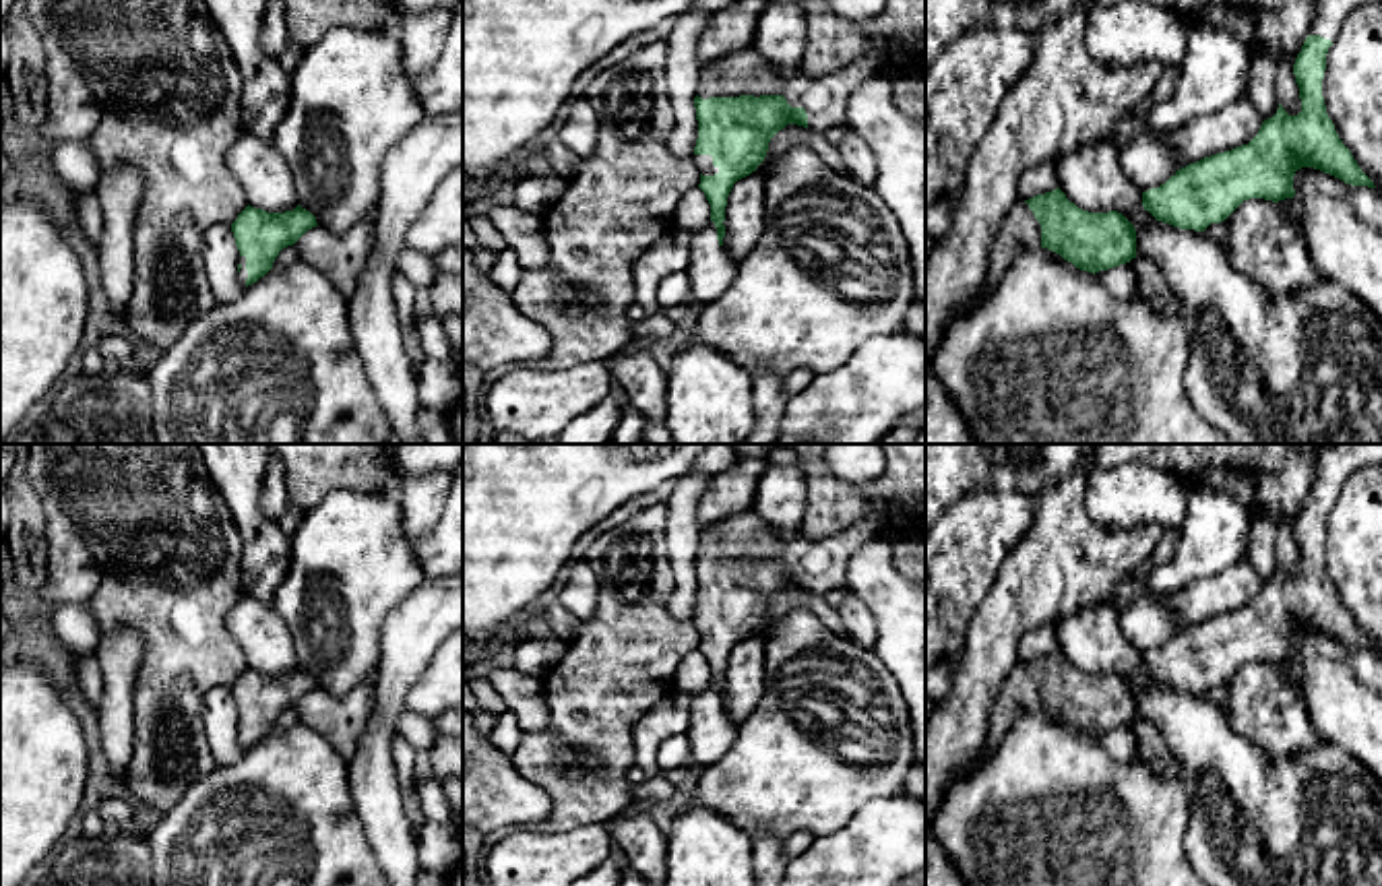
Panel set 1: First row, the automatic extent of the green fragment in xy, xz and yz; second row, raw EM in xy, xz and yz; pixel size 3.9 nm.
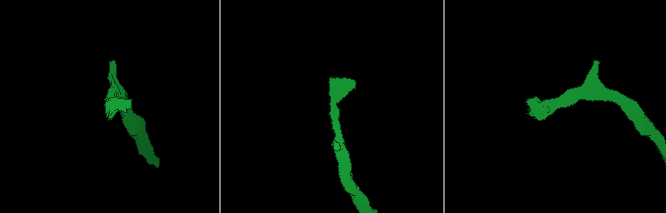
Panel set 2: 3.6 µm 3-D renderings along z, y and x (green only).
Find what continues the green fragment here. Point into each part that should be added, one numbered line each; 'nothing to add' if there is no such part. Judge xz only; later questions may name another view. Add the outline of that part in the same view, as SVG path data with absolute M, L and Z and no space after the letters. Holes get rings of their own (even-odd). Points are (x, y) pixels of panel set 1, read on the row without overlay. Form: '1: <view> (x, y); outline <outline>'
1: xz (825, 562); outline M744 510L709 527L698 539L698 560L783 558L791 570L804 570L808 591L824 597L830 589L847 589L851 556L872 539L888 539L880 523L859 523L841 535L808 539L777 537L752 510Z

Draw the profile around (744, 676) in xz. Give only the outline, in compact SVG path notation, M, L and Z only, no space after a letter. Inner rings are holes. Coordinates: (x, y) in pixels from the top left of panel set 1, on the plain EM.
M752 634L737 642L727 659L723 710L740 725L758 704L764 686L764 638Z

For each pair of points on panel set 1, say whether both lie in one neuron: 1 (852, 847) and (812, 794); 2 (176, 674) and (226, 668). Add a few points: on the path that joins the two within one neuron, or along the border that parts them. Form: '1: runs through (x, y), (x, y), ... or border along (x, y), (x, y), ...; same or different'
1: border along (878, 800), (866, 802), (841, 827), (814, 837); different
2: runs through (189, 668), (213, 668); same

